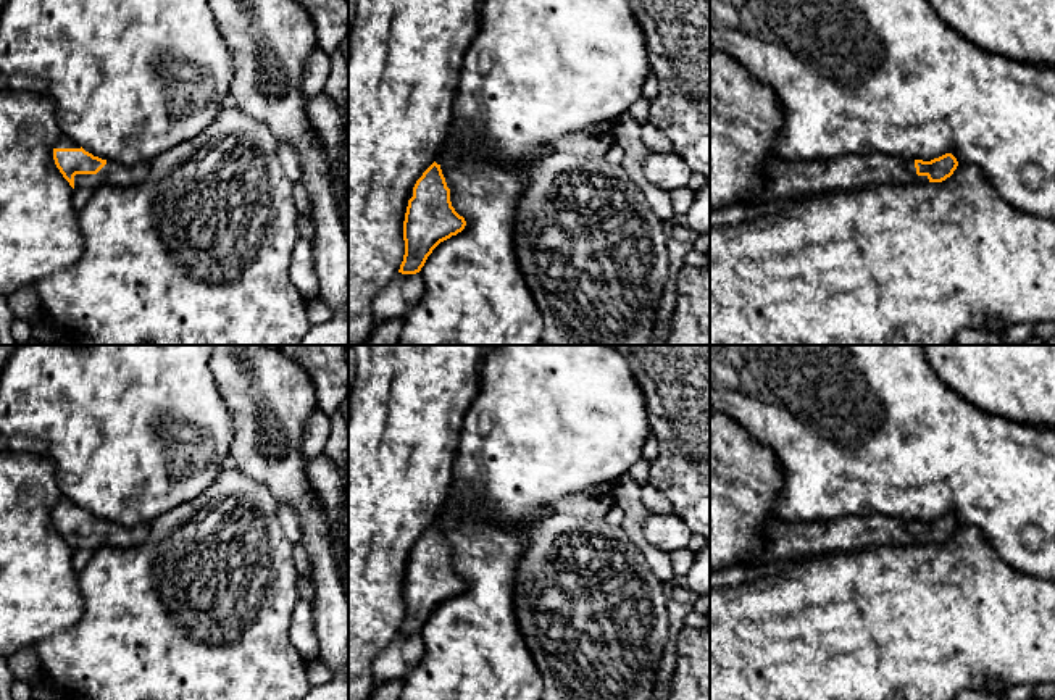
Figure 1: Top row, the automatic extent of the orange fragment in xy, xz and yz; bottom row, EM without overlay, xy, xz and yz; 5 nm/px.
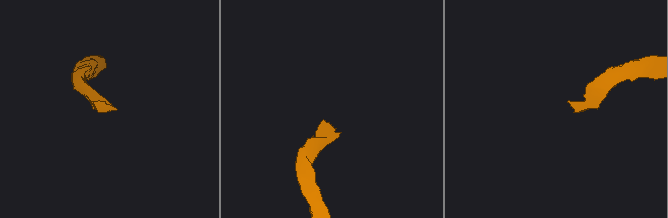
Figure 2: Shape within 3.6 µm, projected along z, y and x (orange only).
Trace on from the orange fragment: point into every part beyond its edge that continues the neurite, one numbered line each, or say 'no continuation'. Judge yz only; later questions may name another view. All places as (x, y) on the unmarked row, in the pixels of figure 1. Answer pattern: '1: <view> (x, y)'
1: yz (783, 541)

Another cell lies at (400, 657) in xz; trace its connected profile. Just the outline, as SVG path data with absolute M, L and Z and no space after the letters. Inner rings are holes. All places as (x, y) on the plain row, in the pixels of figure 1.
M397 634L373 663L373 687L389 681L403 681L423 660L424 642L419 634Z

